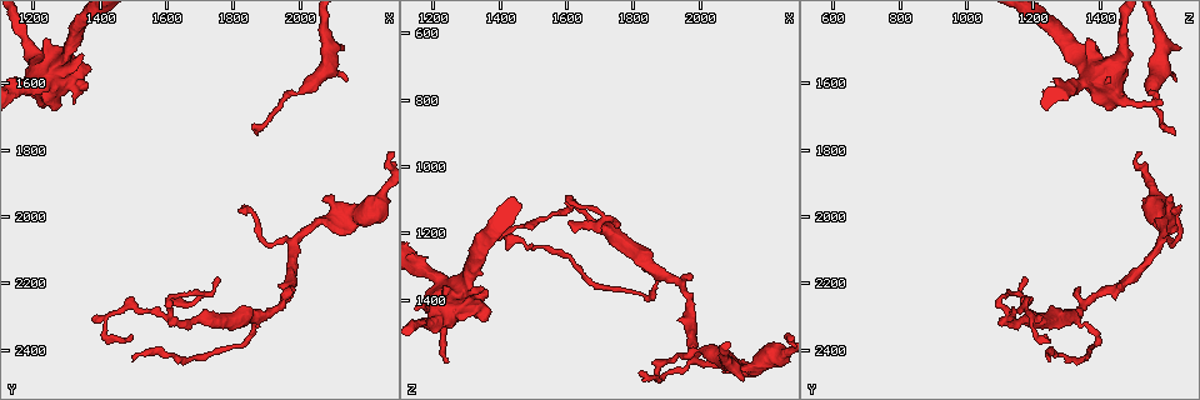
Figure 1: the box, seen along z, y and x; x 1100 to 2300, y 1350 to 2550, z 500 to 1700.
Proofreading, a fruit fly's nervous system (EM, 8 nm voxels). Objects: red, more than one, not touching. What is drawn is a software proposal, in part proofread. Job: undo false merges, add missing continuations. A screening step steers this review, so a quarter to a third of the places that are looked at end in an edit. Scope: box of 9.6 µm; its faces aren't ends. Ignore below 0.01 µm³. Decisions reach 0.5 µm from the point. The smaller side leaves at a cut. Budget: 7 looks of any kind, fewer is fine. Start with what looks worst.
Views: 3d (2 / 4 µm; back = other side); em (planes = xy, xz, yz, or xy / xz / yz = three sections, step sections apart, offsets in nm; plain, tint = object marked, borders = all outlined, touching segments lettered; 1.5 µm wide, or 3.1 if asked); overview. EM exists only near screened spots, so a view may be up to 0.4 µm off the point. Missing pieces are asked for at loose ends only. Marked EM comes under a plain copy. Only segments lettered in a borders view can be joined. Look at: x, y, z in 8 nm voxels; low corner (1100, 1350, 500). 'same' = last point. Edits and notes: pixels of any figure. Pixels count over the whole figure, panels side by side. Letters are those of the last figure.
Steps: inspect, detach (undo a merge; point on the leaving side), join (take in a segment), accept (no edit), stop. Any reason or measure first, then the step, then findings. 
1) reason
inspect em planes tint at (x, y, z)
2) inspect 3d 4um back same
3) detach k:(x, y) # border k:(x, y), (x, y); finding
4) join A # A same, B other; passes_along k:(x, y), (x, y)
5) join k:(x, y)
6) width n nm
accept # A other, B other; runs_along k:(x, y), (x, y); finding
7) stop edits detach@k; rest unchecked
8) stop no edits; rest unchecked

inspect 3d 2um at (1240, 1660, 1590)

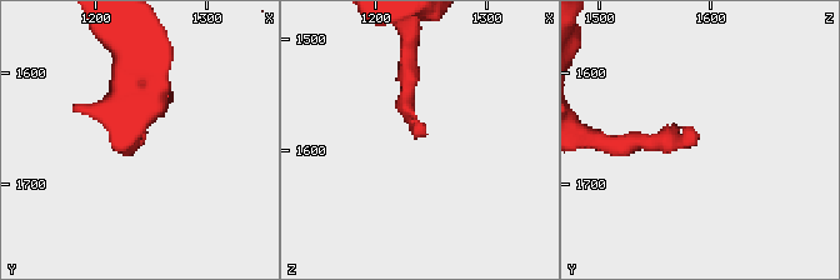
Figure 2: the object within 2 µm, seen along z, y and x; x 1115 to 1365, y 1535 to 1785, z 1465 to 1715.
need the tissue
inspect em yz step 8 borders at (1234, 1652, 1588)

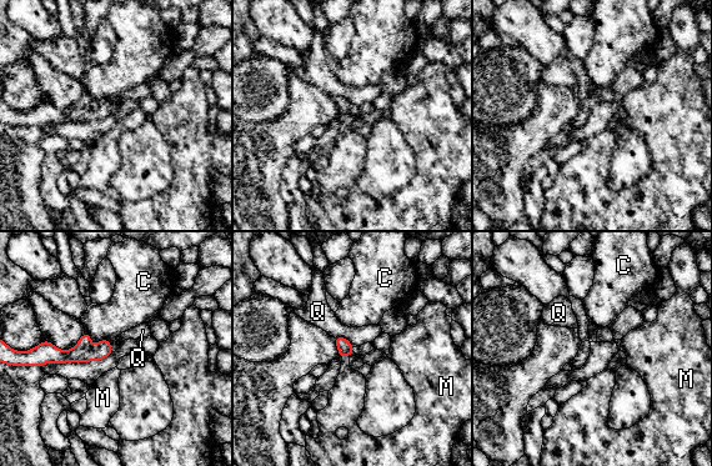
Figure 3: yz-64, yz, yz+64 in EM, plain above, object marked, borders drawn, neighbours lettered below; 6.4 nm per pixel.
inspect em planes borders same

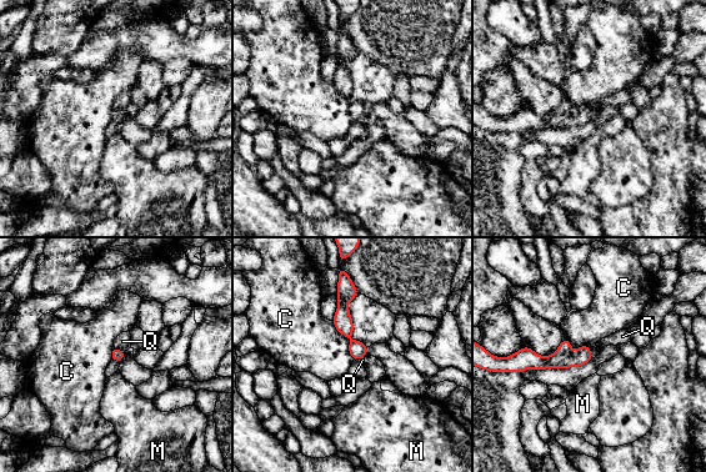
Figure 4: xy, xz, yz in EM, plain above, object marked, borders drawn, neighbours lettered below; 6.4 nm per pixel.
accept # C other, M other, Q other; border 4:(114, 346), (125, 351); none of them fits

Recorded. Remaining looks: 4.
inspect em planes borders at (1740, 2180, 1180)

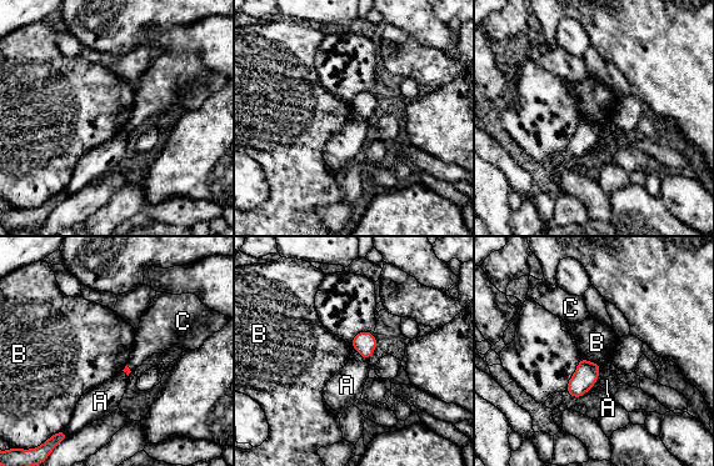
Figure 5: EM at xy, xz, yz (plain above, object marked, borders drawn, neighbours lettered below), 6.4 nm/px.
accept # A other, B other, C other; border 5:(580, 357), (599, 366); no lettered segment goes on from it

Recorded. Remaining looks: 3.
tapers out
inspect 3d 4um back at (1820, 1990, 1610)

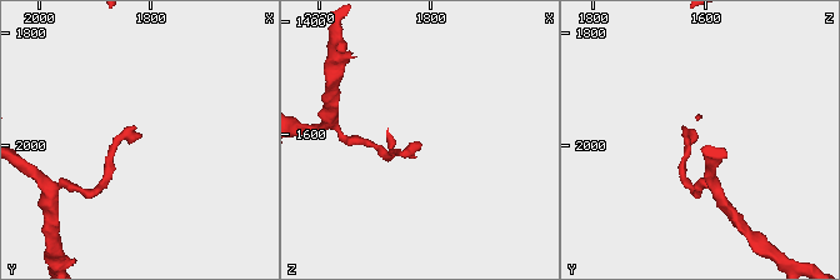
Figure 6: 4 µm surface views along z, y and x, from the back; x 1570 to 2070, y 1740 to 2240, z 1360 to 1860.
shape alone is not enough
inspect em xz step 4 borders at (1820, 1980, 1615)

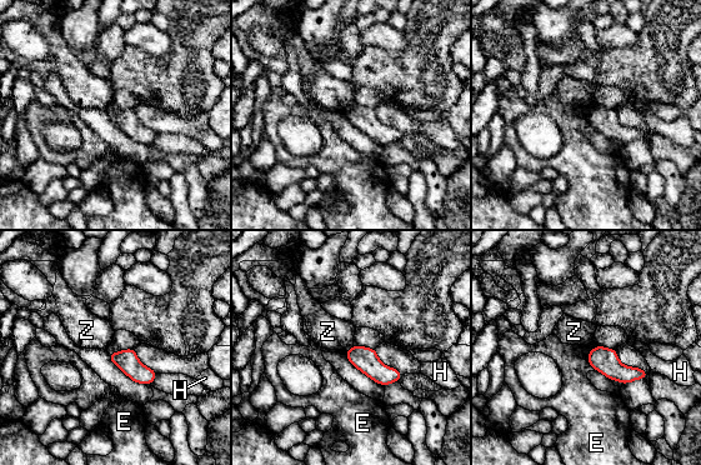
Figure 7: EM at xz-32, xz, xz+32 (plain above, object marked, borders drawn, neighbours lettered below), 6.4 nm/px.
cut it another way
inspect em planes borders same

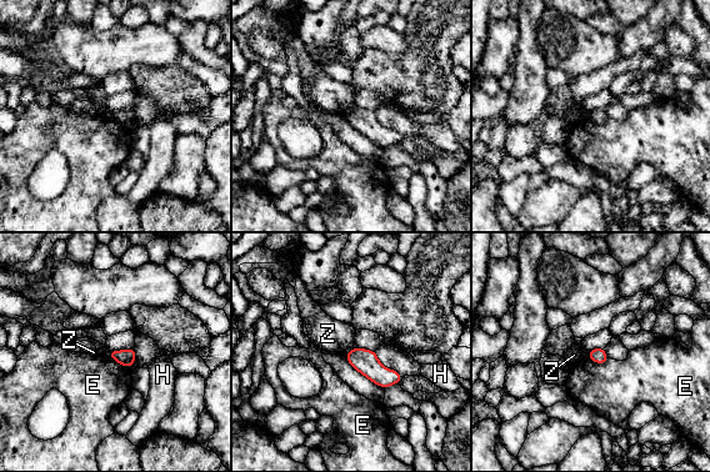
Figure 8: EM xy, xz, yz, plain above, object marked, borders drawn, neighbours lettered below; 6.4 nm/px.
accept # E other, H other, Z other; border 8:(353, 347), (345, 352); none of them fits

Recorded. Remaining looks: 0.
stop no edits; rest unchecked

